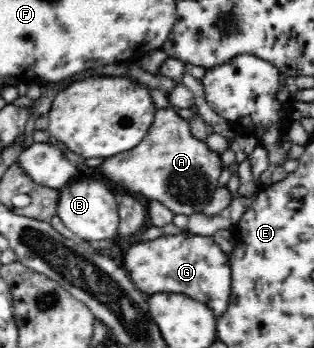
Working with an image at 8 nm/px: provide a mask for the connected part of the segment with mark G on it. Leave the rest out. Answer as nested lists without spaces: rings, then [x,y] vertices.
[[[172,234],[133,244],[121,257],[121,264],[132,283],[145,295],[182,293],[205,303],[216,317],[227,310],[231,298],[229,256],[214,242],[212,236]]]

